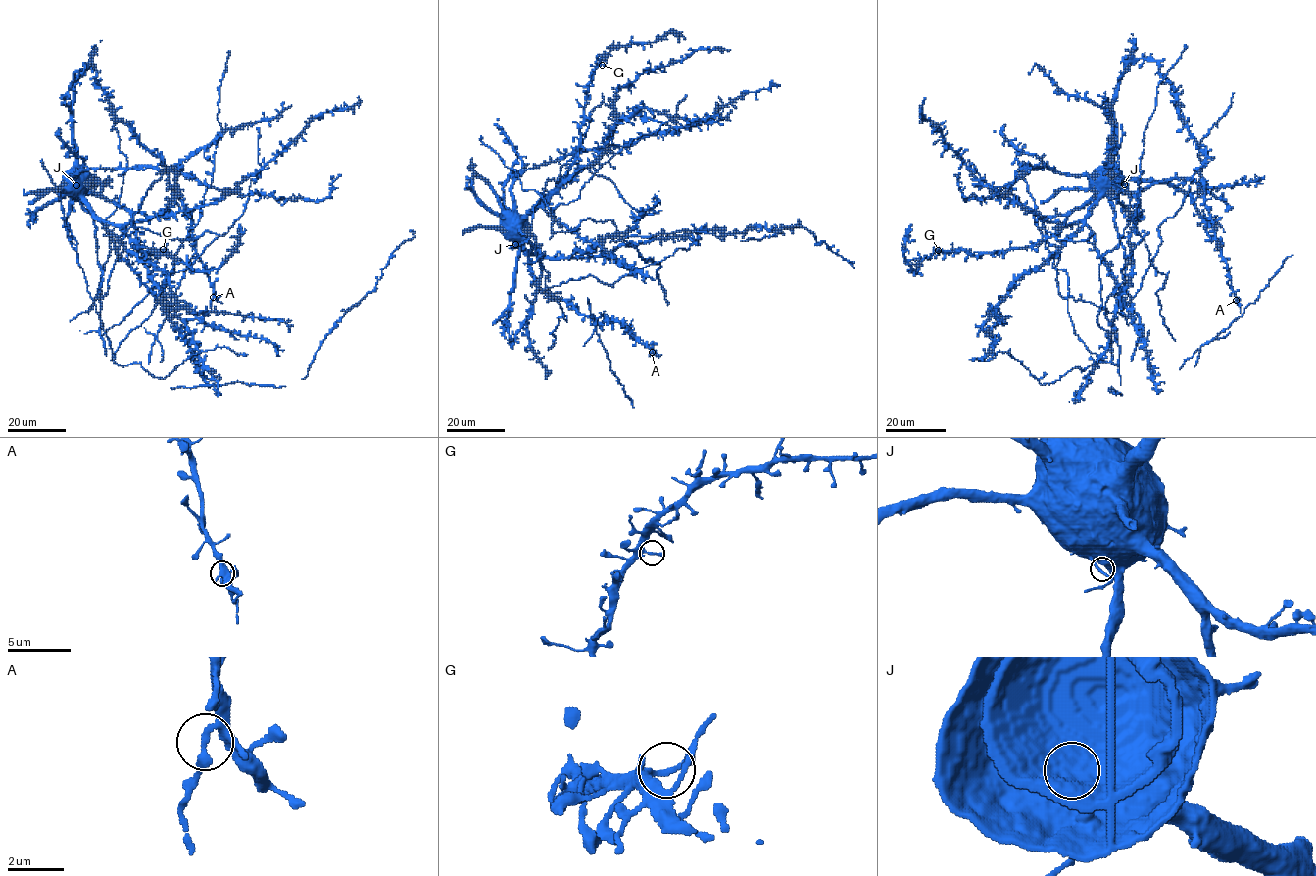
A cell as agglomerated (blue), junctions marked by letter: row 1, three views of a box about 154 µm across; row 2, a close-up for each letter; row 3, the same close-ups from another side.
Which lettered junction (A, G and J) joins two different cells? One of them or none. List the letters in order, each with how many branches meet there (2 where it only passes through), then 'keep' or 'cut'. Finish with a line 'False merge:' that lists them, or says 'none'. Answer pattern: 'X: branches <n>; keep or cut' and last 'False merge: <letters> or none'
A: branches 2; cut
G: branches 2; keep
J: branches 2; keep
False merge: A

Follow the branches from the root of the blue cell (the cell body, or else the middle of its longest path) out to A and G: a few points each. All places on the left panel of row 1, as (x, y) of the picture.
A: (69, 178), (75, 163), (73, 87), (90, 64), (112, 113), (164, 161), (170, 189), (191, 220), (212, 297)
G: (69, 178), (82, 201), (100, 220), (117, 226), (146, 254), (149, 249), (163, 249)

